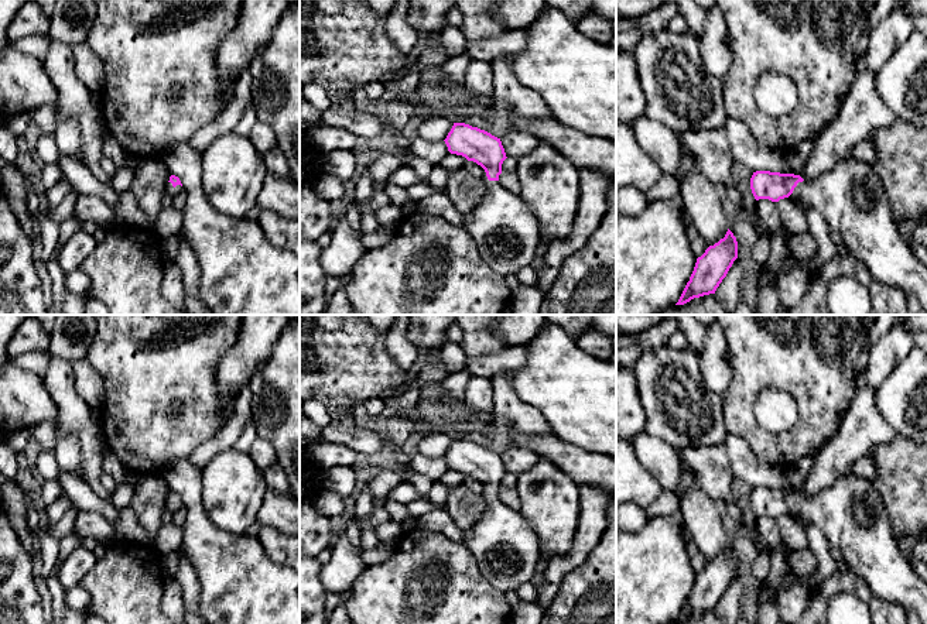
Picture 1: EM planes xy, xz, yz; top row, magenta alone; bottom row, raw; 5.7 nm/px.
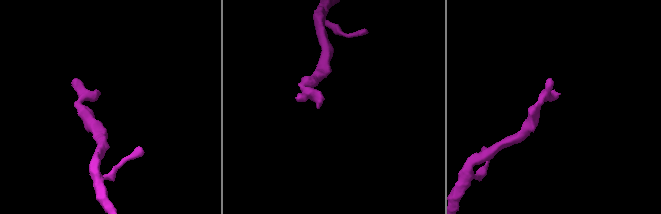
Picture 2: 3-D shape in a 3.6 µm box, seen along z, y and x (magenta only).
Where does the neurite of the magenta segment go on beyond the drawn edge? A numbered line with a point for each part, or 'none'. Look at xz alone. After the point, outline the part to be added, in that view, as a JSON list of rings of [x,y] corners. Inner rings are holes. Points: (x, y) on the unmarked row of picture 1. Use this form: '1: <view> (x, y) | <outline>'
1: xz (506, 549) | [[[486,491],[483,496],[485,514],[465,531],[464,545],[493,587],[503,593],[517,590],[536,573],[541,556],[538,538],[519,510]]]

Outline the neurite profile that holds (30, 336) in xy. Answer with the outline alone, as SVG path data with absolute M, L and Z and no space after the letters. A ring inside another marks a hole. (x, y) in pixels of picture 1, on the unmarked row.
M30 315L14 332L7 352L10 357L24 354L27 352L48 352L49 337L42 325Z

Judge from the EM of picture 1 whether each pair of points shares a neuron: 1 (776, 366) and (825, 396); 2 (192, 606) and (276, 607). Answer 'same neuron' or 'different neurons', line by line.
1: same neuron
2: different neurons

